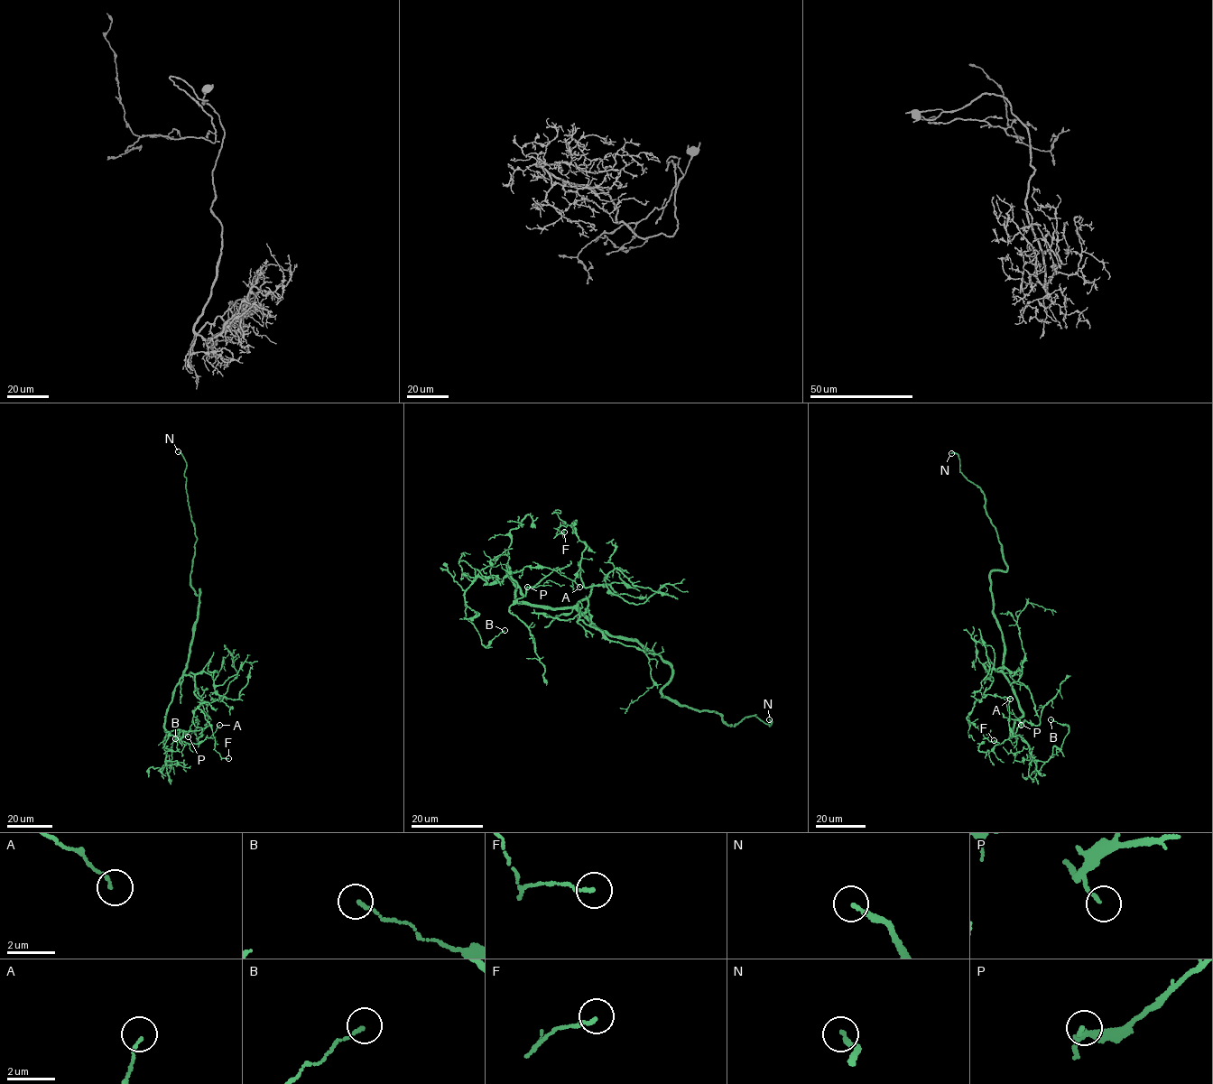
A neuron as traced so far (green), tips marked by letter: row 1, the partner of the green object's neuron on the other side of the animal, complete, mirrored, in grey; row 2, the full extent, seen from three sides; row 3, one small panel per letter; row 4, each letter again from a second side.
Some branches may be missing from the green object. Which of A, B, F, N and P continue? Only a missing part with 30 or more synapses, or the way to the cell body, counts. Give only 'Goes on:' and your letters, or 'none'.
Goes on: N

